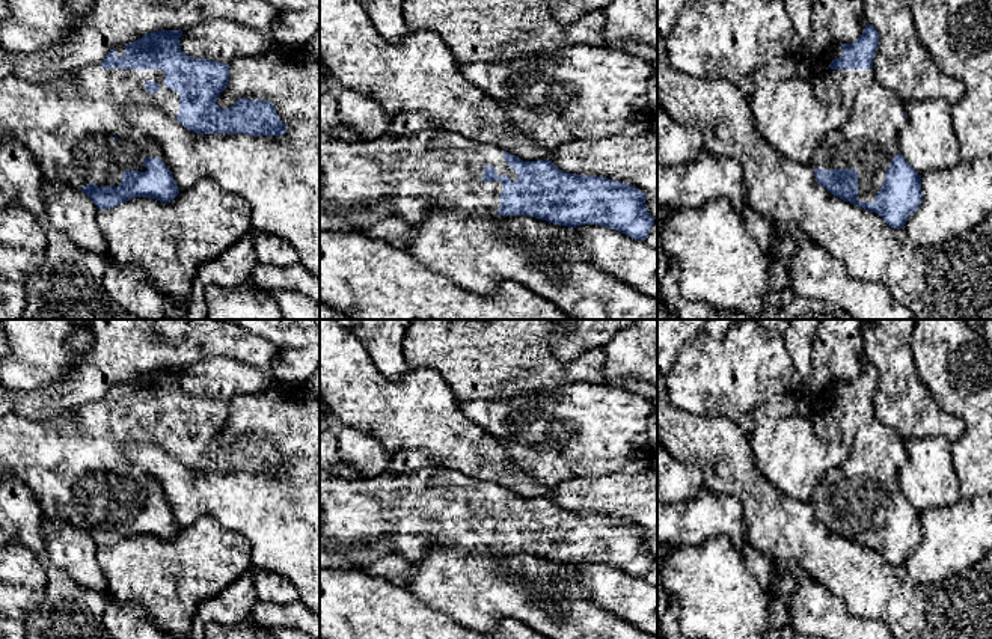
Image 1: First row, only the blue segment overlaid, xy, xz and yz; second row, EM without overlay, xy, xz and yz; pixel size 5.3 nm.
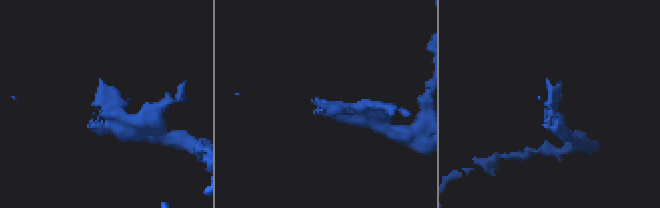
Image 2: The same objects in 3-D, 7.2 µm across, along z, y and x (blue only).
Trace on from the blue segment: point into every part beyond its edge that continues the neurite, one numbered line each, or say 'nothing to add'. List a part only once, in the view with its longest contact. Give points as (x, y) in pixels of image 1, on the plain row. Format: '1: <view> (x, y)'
1: yz (867, 478)

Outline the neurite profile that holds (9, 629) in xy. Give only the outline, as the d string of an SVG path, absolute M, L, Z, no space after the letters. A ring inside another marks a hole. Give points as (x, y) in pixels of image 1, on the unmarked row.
M0 616L0 639L27 639L23 621Z

